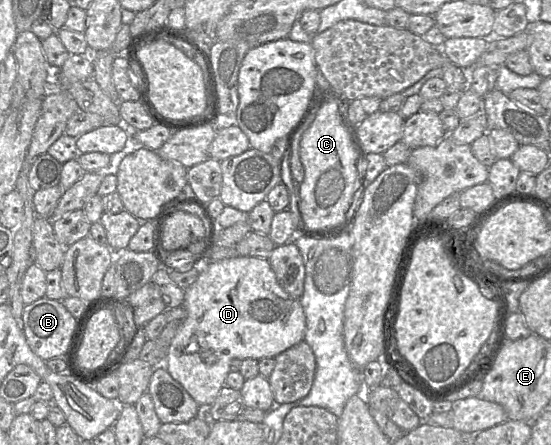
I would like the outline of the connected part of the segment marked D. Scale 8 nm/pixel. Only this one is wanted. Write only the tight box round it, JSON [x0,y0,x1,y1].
[164,256,306,417]

